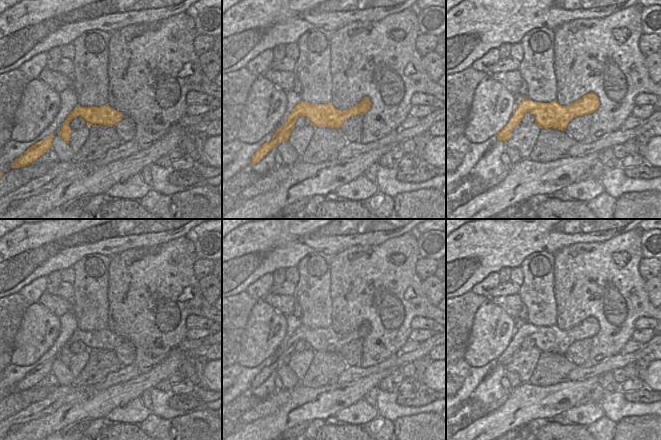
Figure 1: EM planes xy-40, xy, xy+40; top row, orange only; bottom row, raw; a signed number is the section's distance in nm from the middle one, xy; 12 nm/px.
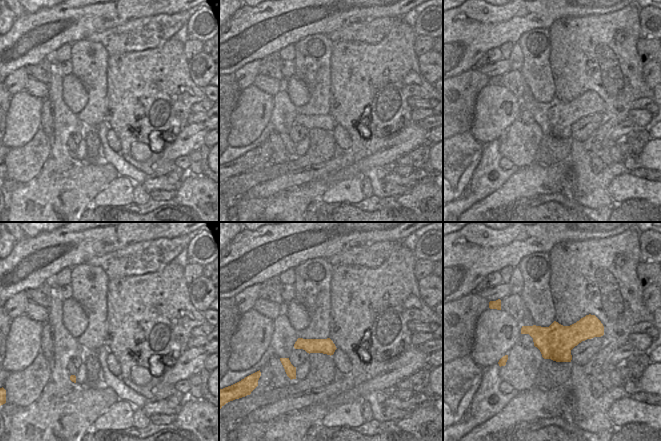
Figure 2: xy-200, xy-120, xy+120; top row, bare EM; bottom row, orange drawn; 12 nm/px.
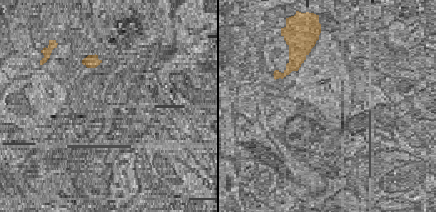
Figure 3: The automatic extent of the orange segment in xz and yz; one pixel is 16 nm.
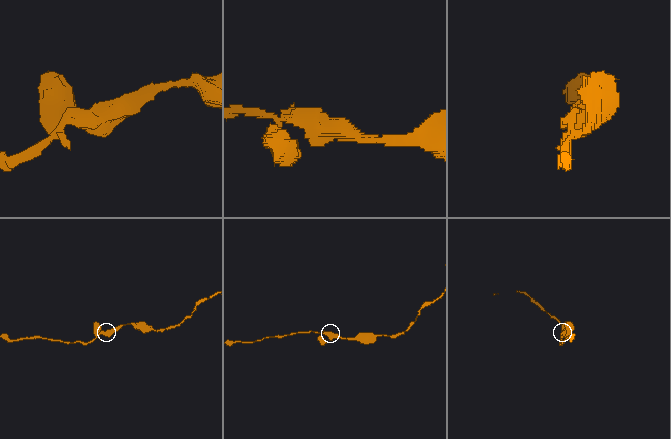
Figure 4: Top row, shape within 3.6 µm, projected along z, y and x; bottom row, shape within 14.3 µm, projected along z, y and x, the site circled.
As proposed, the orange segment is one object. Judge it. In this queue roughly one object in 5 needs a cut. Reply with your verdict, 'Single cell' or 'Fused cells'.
Single cell.

